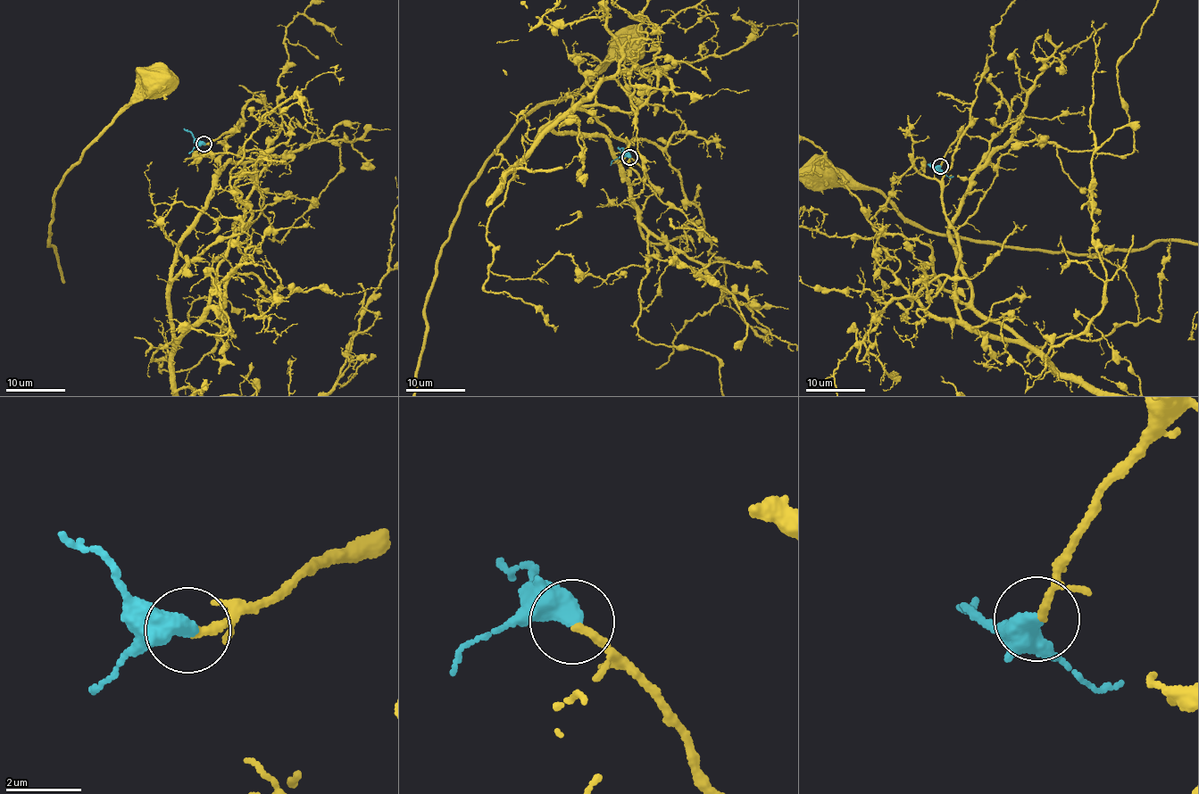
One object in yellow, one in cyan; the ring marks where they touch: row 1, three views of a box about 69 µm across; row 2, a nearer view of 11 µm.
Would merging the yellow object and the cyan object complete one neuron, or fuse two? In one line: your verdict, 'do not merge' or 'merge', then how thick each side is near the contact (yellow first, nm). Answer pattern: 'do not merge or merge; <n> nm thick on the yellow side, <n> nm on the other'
merge; 200 nm thick on the yellow side, 550 nm on the other

